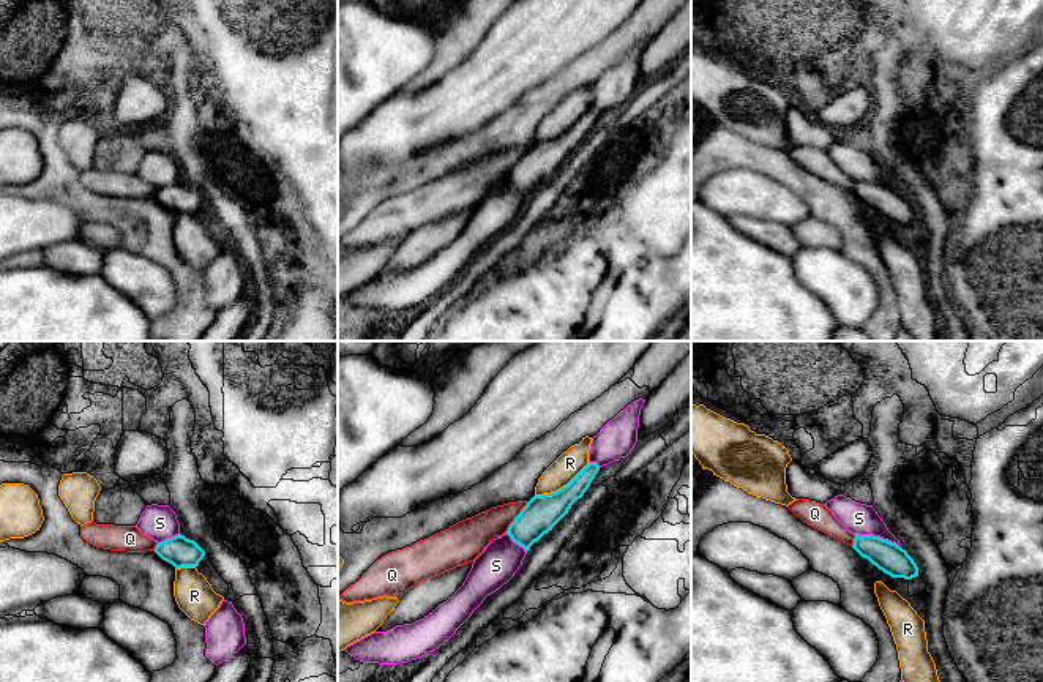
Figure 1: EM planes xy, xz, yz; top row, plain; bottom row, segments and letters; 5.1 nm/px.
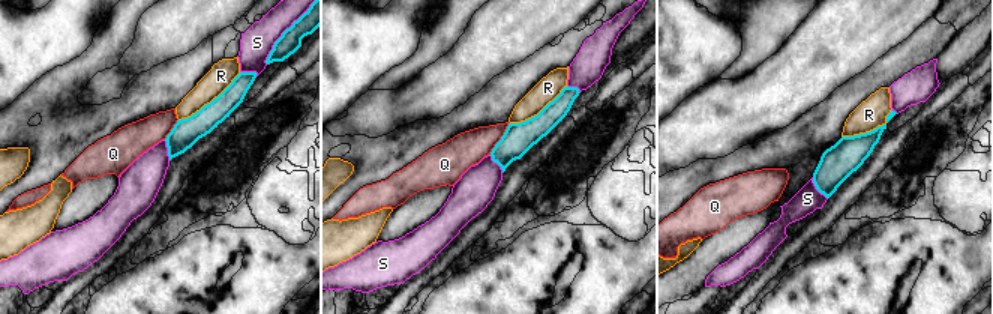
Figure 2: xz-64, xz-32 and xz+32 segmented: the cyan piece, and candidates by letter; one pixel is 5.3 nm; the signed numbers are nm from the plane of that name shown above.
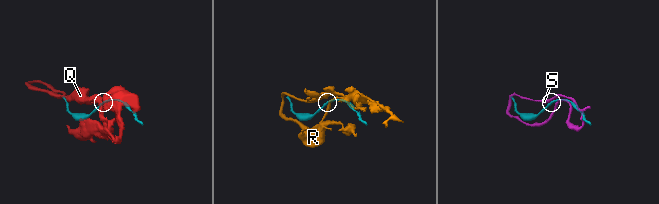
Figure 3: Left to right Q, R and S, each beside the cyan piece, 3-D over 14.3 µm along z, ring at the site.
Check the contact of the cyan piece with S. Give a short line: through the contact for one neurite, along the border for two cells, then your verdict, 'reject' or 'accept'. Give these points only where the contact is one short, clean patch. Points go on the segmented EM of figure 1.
reject

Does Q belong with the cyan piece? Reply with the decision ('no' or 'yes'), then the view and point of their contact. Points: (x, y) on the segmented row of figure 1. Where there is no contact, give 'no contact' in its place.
yes | xz (515, 518)

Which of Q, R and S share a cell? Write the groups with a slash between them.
Q / R S

